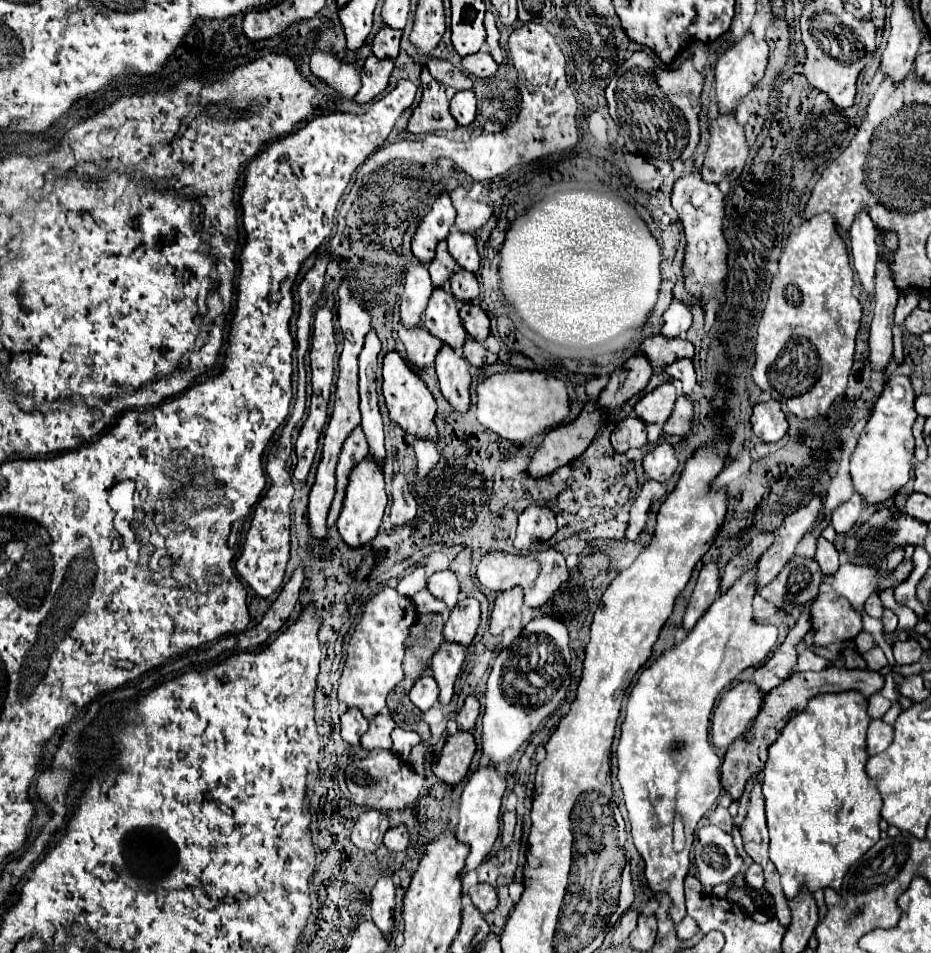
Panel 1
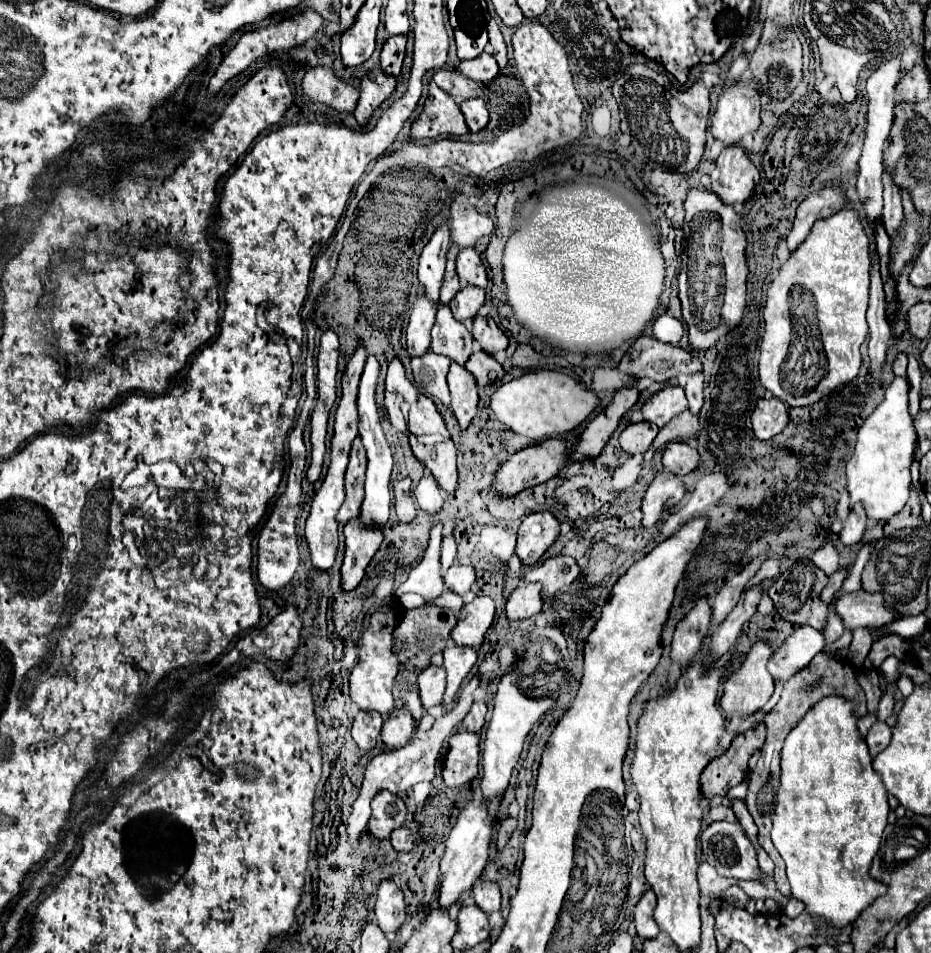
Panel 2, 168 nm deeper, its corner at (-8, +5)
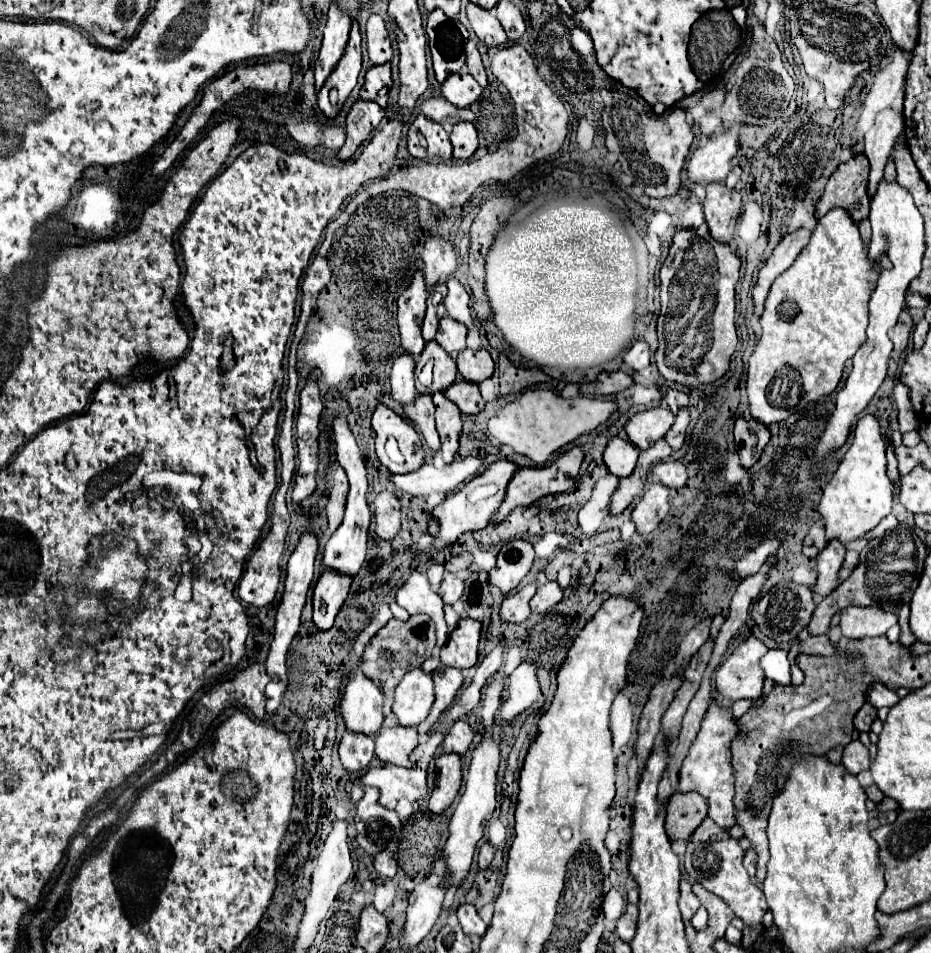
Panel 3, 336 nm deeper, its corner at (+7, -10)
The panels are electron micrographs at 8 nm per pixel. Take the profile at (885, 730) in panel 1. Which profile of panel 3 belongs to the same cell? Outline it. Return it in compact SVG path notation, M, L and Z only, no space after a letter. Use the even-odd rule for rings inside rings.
M853 740L845 746L841 764L851 776L857 776L861 770L869 770L869 750L859 740Z

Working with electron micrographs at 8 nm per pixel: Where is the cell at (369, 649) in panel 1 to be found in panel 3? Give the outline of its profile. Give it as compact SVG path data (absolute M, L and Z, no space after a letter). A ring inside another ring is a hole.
M353 670L341 700L341 714L347 730L375 738L383 724L381 706L381 690L369 678L365 678L361 670Z

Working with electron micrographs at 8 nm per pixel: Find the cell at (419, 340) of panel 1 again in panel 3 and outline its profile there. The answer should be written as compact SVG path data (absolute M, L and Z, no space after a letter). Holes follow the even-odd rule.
M417 396L413 406L405 406L405 418L415 424L421 432L425 444L431 452L439 450L439 436L435 430L435 416L433 416L433 400L431 396Z

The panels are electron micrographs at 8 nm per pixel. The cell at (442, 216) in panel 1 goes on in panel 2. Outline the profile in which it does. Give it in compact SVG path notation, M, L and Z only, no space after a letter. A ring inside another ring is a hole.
M448 223L440 225L432 239L426 243L420 255L418 263L418 279L426 287L426 295L432 301L438 301L438 291L442 285L442 275L446 267L446 251L450 247L450 233L448 233Z

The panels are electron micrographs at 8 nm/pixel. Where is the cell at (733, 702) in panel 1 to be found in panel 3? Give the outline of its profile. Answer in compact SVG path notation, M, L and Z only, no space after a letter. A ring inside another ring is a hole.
M749 636L717 668L715 682L725 702L761 696L765 674L761 672L759 660L767 650L769 648L761 640L757 640L755 636Z

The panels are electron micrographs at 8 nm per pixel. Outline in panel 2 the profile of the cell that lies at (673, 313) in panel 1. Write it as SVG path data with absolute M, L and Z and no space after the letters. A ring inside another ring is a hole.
M664 313L656 319L654 323L654 337L662 343L672 343L672 345L678 345L678 341L682 339L684 335L684 325L680 319L676 319L674 315L670 313Z

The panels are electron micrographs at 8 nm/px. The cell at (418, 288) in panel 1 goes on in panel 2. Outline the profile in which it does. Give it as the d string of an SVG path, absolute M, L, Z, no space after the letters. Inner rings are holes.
M426 295L418 297L406 327L406 345L410 357L424 355L430 349L430 329L436 317L436 303Z

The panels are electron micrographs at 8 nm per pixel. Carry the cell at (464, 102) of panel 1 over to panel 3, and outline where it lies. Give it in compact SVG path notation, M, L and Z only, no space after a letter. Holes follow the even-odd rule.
M471 122L455 124L455 128L451 132L451 144L453 144L453 158L457 158L457 160L471 158L479 146L475 126Z

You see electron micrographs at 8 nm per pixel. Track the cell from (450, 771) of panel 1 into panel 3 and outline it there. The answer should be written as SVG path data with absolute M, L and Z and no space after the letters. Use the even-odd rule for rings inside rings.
M441 754L437 758L437 786L429 798L429 810L445 812L461 788L461 758L457 754Z

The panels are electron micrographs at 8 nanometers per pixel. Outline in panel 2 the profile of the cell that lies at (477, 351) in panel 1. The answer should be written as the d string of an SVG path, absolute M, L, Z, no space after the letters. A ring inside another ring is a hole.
M482 349L472 353L472 357L466 361L464 367L476 377L478 385L482 385L482 387L492 381L500 381L504 377L502 365L490 353L484 353Z

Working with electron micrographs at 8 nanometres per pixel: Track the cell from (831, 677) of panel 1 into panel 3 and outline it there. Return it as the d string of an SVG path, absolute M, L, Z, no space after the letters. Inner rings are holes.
M675 792L667 804L665 832L669 840L689 840L707 816L707 800L697 792Z

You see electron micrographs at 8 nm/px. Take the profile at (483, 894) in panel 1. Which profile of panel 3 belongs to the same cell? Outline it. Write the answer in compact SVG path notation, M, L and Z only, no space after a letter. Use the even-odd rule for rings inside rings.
M461 904L455 914L457 914L459 924L461 924L461 928L463 928L463 932L465 932L467 936L471 936L471 934L483 936L483 934L485 934L487 924L479 918L475 906L471 906L471 904Z

